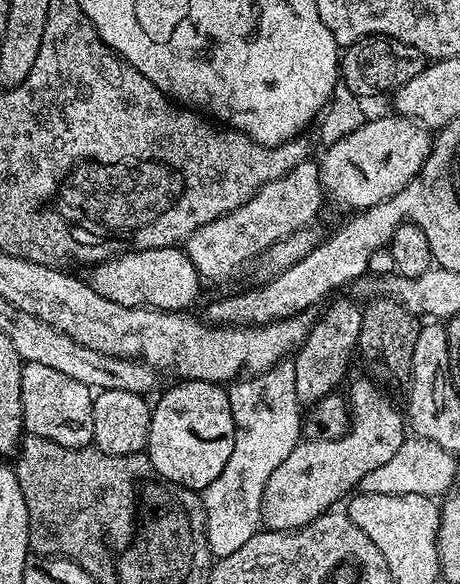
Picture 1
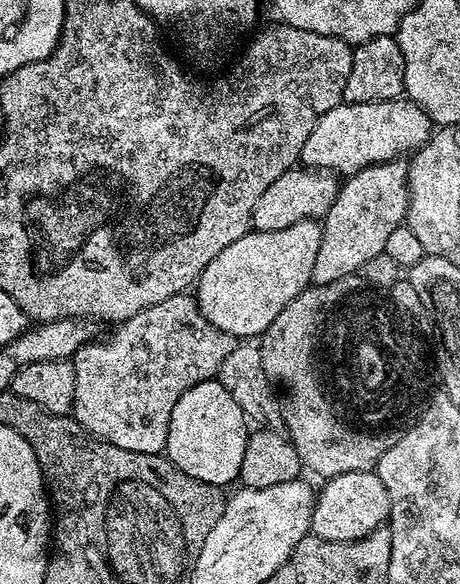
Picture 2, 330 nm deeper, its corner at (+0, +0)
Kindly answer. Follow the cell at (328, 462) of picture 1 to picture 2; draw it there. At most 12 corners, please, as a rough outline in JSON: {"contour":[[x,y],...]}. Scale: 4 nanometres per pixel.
{"contour":[[357,274],[259,337],[320,478],[375,469],[418,419],[424,332]]}

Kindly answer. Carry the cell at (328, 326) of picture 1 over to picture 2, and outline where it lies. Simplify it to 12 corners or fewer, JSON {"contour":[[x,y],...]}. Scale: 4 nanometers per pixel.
{"contour":[[371,164],[322,218],[312,284],[357,275],[408,215],[408,165]]}

